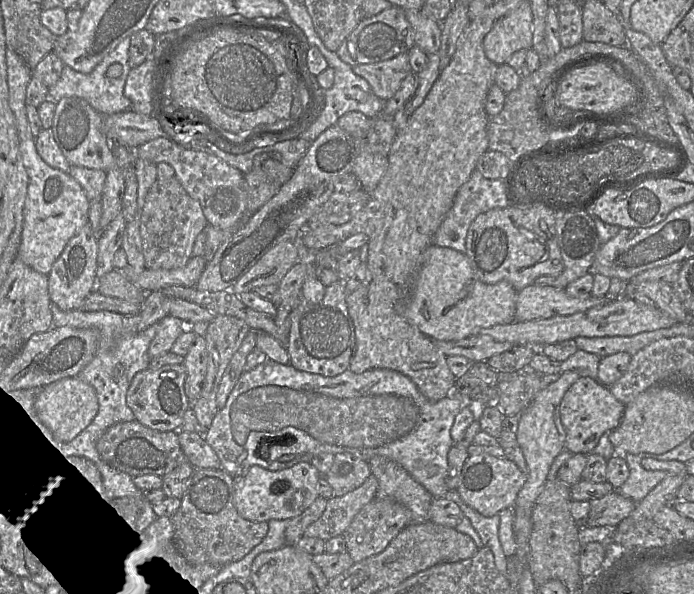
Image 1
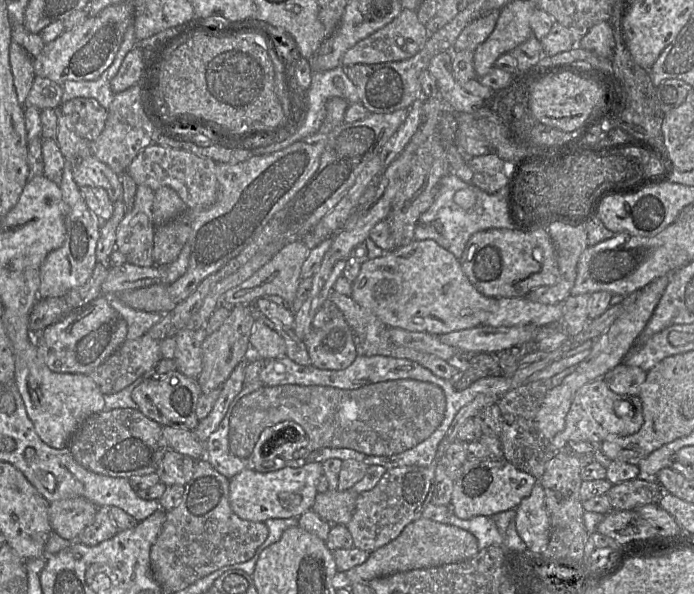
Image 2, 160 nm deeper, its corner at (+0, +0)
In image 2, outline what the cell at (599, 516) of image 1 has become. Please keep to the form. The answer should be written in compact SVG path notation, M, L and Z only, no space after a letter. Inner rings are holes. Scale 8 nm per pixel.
M639 478L612 485L608 495L612 510L634 510L646 504L659 504L665 494L657 482Z

